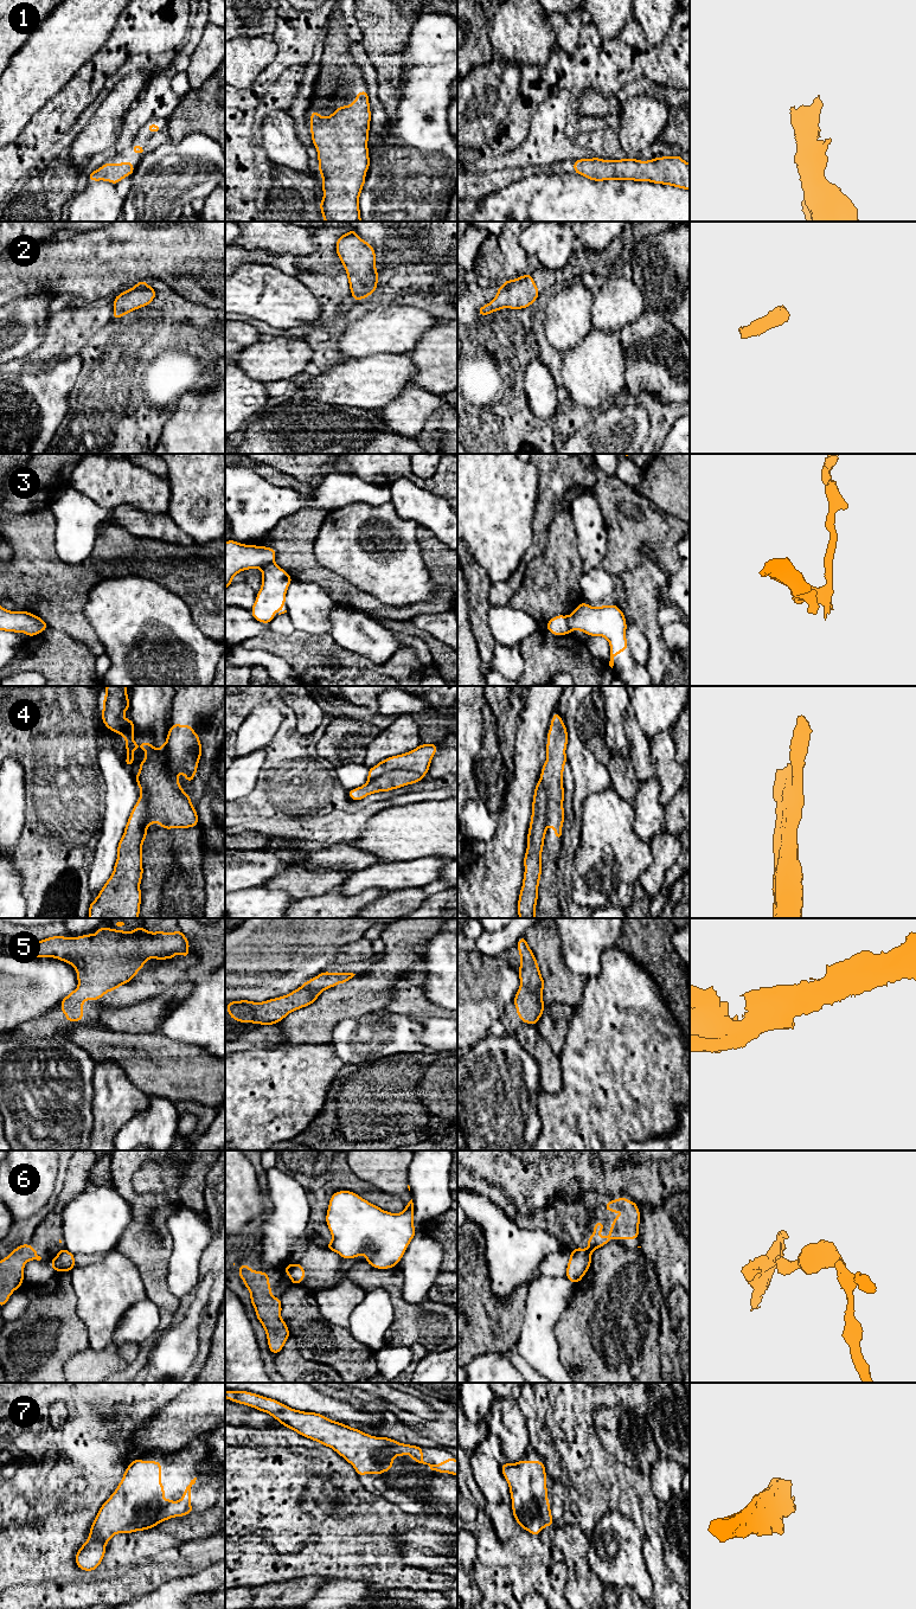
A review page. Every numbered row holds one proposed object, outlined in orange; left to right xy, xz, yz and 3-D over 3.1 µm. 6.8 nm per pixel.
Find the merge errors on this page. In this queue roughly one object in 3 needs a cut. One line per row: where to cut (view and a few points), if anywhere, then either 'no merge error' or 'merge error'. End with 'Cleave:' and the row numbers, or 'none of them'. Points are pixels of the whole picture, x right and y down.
1: cut none; no merge error
2: cut none; no merge error
3: cut yz (565, 617), (570, 630); merge error
4: cut xy (160, 748), (160, 755), (170, 777), (192, 806); merge error
5: cut none; no merge error
6: cut yz (584, 1250), (590, 1254); merge error
7: cut none; no merge error
Cleave: 3, 4, 6

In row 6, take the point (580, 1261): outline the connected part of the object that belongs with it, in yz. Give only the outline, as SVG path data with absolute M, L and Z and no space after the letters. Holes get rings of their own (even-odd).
M582 1248L571 1250L565 1277L574 1284L578 1283L591 1265L591 1254Z

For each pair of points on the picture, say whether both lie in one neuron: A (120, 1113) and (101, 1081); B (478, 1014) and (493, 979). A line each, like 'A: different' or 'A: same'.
A: same
B: same

